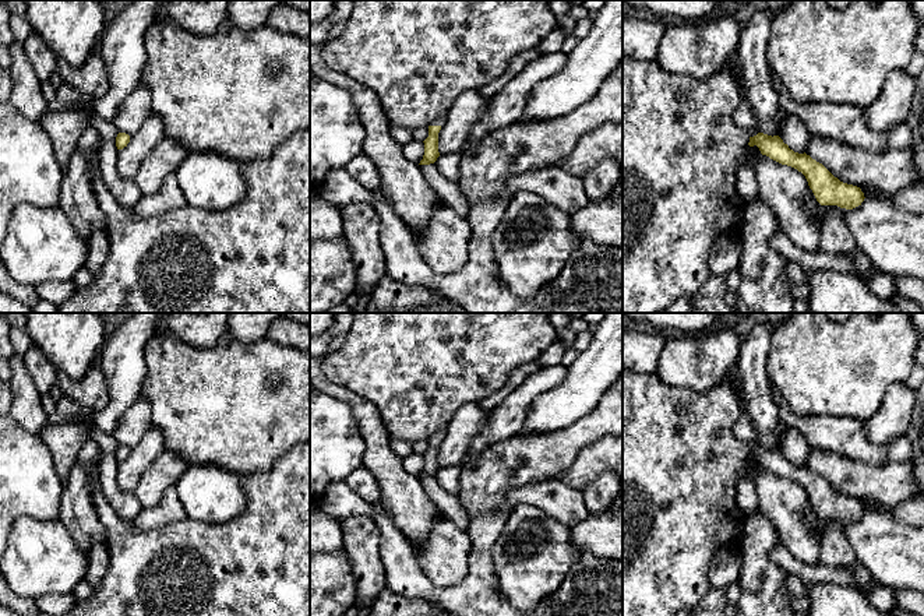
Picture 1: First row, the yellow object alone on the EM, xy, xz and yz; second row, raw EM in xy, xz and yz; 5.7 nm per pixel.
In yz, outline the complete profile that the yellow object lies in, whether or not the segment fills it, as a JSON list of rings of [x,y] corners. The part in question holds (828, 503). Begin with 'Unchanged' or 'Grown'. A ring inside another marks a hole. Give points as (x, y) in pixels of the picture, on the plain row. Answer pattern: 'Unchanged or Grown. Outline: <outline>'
Unchanged. Outline: [[[758,446],[750,450],[748,458],[757,458],[762,468],[801,485],[821,518],[837,518],[853,522],[861,518],[865,511],[860,500],[840,494],[822,476],[805,465],[794,465],[779,448],[772,450]]]

